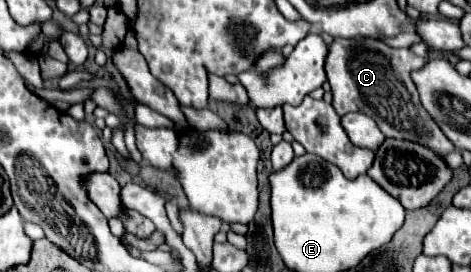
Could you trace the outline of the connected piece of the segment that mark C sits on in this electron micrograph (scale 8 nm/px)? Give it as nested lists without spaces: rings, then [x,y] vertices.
[[[333,39],[325,59],[325,73],[333,93],[333,109],[341,117],[361,111],[377,123],[385,137],[425,143],[425,147],[445,157],[455,147],[445,139],[443,131],[433,123],[433,117],[427,115],[425,107],[421,107],[417,87],[411,79],[411,71],[421,69],[425,63],[427,61],[417,57],[411,49],[393,49],[379,39]]]

